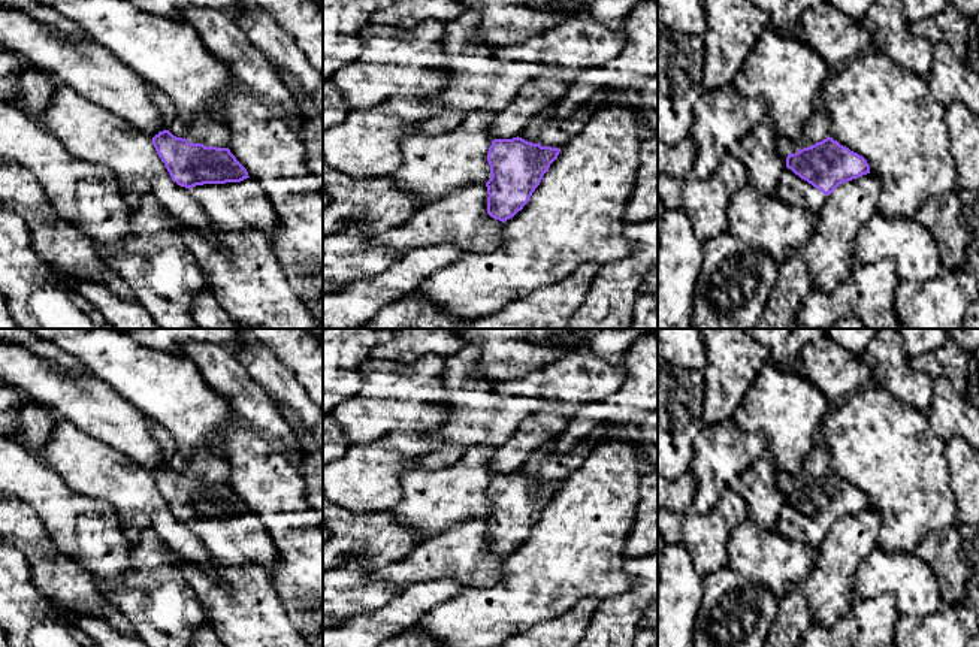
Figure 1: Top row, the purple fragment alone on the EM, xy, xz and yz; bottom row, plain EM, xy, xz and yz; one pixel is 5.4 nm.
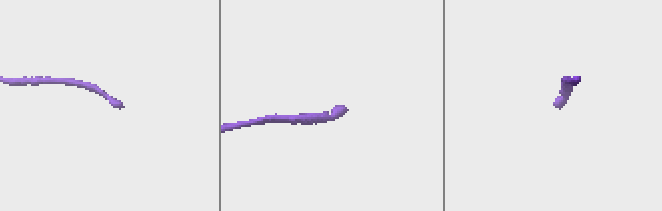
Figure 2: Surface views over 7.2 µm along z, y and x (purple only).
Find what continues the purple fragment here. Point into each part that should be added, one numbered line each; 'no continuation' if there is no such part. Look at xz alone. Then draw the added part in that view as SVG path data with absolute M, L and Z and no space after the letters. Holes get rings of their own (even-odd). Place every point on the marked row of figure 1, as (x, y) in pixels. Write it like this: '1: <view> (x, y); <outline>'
no continuation

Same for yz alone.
1: yz (792, 190); M786 167L782 172L774 197L780 202L804 208L818 217L828 196Z

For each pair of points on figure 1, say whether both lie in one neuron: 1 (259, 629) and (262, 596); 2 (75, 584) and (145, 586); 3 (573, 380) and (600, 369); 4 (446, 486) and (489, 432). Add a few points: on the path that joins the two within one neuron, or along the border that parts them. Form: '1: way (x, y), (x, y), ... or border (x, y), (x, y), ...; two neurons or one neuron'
1: way (259, 622), (260, 604); one neuron
2: border (94, 577), (97, 589), (118, 613); two neurons
3: way (579, 378), (591, 378), (594, 375); one neuron
4: border (495, 446), (473, 446), (465, 452); two neurons

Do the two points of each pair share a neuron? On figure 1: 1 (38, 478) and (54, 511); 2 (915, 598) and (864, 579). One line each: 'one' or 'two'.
1: one
2: one

